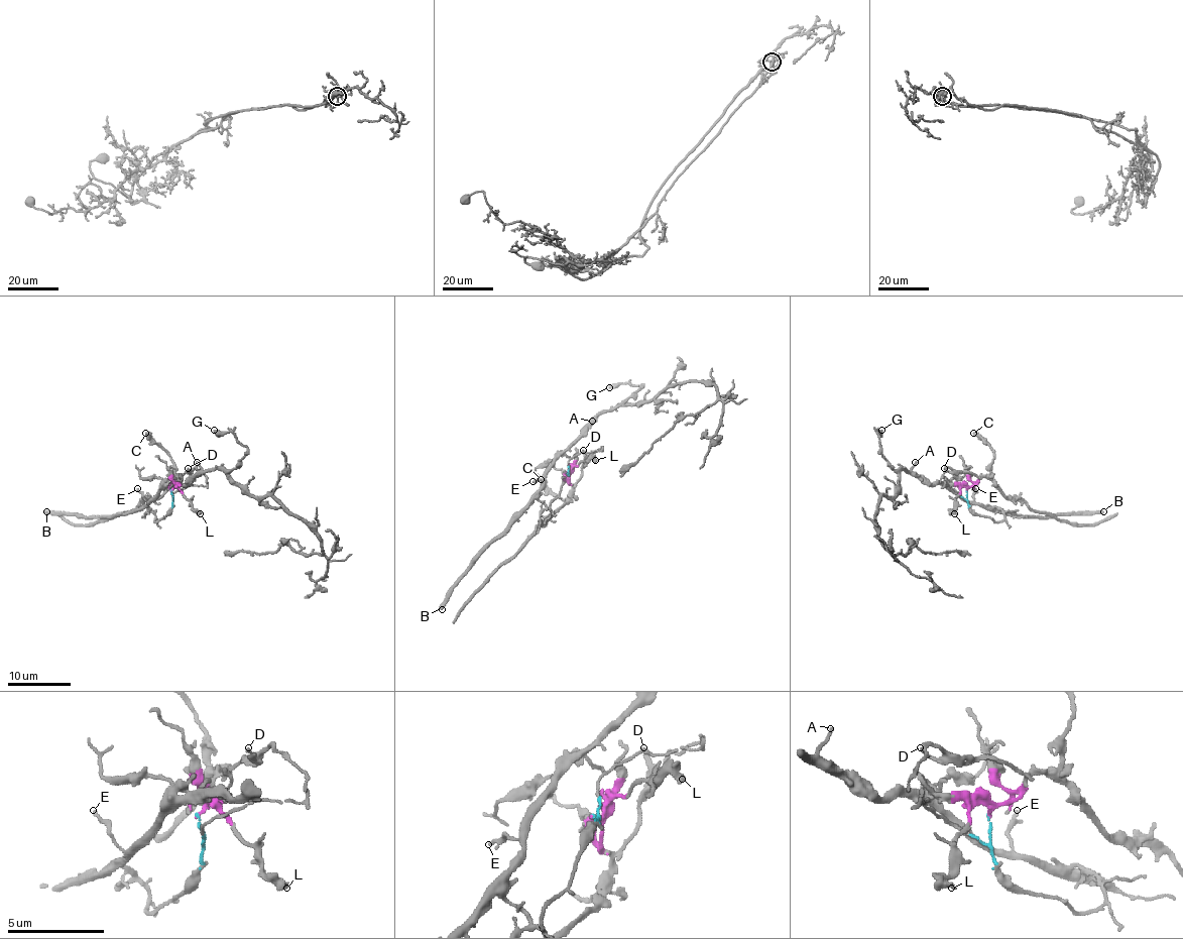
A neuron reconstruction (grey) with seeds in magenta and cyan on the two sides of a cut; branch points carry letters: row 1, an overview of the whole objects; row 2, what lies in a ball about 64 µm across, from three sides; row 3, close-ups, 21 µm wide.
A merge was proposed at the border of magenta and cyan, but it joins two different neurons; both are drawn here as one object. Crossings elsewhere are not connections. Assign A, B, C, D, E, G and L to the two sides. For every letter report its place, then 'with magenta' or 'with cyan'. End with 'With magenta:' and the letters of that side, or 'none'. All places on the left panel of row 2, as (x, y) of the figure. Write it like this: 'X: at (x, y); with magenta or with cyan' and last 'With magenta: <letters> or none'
A: at (197, 462); with cyan
B: at (46, 511); with cyan
C: at (145, 433); with magenta
D: at (188, 468); with magenta
E: at (137, 488); with cyan
G: at (214, 430); with cyan
L: at (200, 513); with magenta
With magenta: C, D, L

